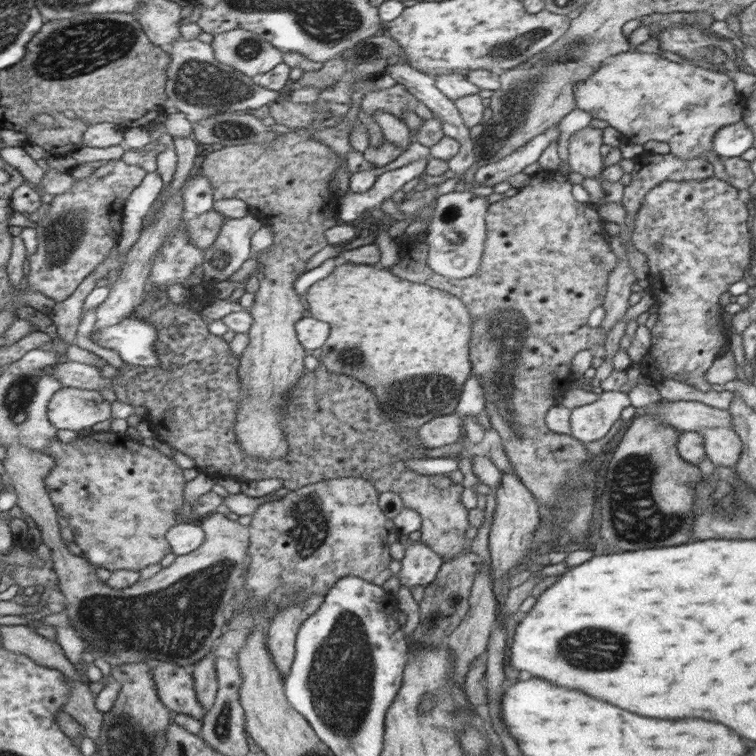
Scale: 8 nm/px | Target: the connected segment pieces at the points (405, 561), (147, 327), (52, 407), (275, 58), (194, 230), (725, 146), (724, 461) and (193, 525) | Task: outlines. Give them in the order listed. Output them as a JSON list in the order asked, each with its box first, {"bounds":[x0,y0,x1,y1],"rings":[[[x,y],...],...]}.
[{"bounds":[395,536,443,590],"rings":[[[401,536],[400,541],[406,547],[405,555],[400,562],[402,568],[395,573],[400,585],[406,585],[412,590],[416,585],[425,587],[430,584],[443,566],[442,556],[436,554],[421,540],[412,543],[407,536]]]},{"bounds":[91,318,158,366],"rings":[[[127,318],[115,326],[92,332],[91,339],[103,348],[119,353],[122,361],[130,365],[156,366],[156,336],[158,330],[146,320]]]},{"bounds":[47,387,112,431],"rings":[[[62,387],[50,399],[47,418],[57,430],[82,431],[112,418],[111,403],[96,390]]]},{"bounds":[210,28,283,77],"rings":[[[236,28],[226,32],[213,35],[214,39],[210,42],[214,56],[218,62],[228,64],[233,69],[240,71],[246,76],[253,77],[256,74],[264,74],[272,70],[274,66],[278,66],[283,62],[283,52],[278,50],[274,45],[268,41],[261,42],[259,34],[252,33],[249,30]]]},{"bounds":[186,208,224,249],"rings":[[[213,208],[196,216],[186,218],[186,231],[190,237],[190,243],[196,247],[206,249],[216,242],[218,232],[224,224],[224,217]]]},{"bounds":[712,120,753,158],"rings":[[[743,120],[724,126],[714,135],[712,150],[721,158],[740,157],[753,148],[752,129]]]},{"bounds":[699,428,743,468],"rings":[[[704,428],[699,433],[704,438],[706,457],[714,466],[737,468],[743,444],[731,428]]]},{"bounds":[166,520,205,556],"rings":[[[196,520],[180,522],[166,533],[172,553],[182,556],[196,550],[205,541],[205,532]]]}]

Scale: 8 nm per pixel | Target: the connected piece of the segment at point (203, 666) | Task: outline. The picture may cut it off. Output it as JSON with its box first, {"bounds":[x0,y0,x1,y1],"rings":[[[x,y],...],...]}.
{"bounds":[193,651,217,713],"rings":[[[210,651],[202,660],[194,663],[193,681],[197,699],[208,713],[217,695],[217,674],[214,653]]]}

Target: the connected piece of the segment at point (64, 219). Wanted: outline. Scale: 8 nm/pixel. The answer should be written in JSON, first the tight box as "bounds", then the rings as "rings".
{"bounds":[22,159,148,303],"rings":[[[123,159],[110,160],[106,165],[96,168],[90,176],[75,179],[70,190],[48,198],[44,211],[40,213],[40,218],[36,222],[37,250],[29,257],[29,282],[22,290],[36,289],[38,293],[42,293],[55,303],[67,300],[117,245],[117,237],[122,230],[122,209],[126,199],[147,174],[148,171],[144,167],[134,166]]]}

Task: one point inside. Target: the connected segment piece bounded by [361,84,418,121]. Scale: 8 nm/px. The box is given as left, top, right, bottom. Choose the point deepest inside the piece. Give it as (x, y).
(397, 100)

